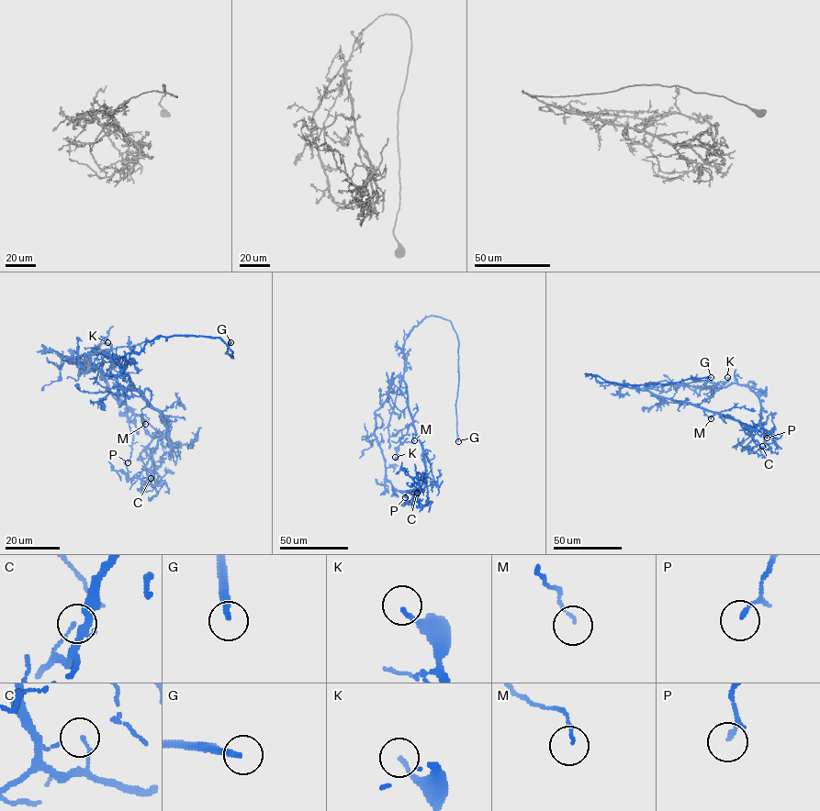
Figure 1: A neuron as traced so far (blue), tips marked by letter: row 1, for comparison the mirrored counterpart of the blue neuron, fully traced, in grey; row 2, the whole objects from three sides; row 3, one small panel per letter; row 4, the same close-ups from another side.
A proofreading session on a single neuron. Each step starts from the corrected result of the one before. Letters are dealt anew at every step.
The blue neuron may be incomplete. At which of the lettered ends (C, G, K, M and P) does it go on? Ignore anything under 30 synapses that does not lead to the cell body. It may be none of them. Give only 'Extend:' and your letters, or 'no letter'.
Extend: G

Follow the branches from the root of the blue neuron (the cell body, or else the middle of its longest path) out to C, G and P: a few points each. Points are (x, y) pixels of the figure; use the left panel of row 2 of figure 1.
C: (125, 361), (123, 370), (131, 386), (162, 415), (168, 433), (170, 449), (151, 478)
G: (125, 361), (127, 354), (139, 352), (160, 336), (219, 337), (232, 357), (227, 352), (230, 342)
P: (125, 361), (123, 370), (131, 386), (162, 415), (167, 437), (151, 437), (143, 420), (133, 415), (128, 462)

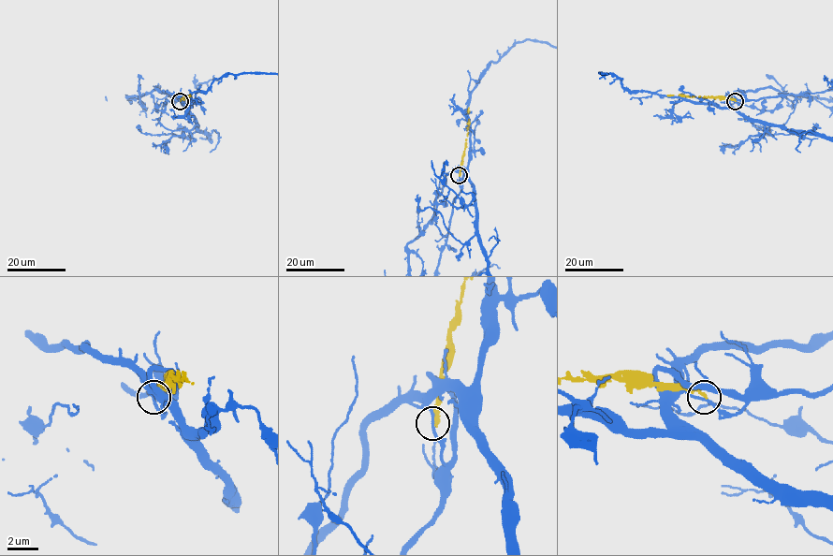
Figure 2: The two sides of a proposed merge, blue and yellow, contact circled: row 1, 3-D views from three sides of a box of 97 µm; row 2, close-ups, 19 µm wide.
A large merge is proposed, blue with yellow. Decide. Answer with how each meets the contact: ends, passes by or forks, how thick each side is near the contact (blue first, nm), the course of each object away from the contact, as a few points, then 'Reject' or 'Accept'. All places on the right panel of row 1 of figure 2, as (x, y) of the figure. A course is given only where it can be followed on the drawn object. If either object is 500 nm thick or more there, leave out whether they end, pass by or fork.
At the ring blue passes by. At the ring yellow ends. Thickness 170 nm (blue) against 300 nm. Course of yellow: (735, 101), (721, 97), (667, 95). Reject

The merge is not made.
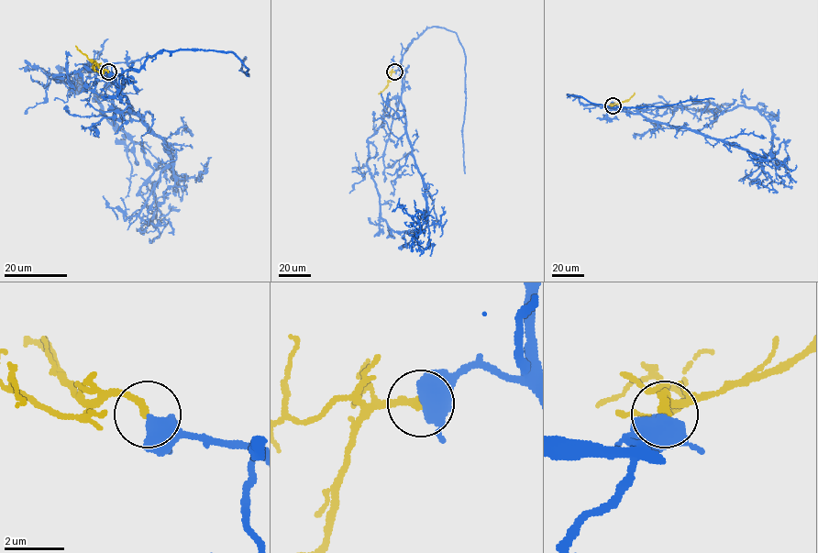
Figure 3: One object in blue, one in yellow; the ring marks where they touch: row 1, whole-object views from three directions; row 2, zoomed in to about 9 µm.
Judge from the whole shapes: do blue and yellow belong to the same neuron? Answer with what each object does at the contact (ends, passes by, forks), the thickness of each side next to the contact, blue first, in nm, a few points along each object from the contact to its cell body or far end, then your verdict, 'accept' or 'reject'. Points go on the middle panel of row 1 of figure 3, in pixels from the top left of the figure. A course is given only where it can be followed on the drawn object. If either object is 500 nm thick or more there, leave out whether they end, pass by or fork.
blue passes by; yellow ends; calibres 480 and 280 nm; course blue (394, 71), (402, 73), (401, 103), (406, 136), (426, 200), (426, 226), (403, 245), (406, 247), (403, 238); course yellow (394, 71), (391, 73), (387, 86), (378, 94); accept

